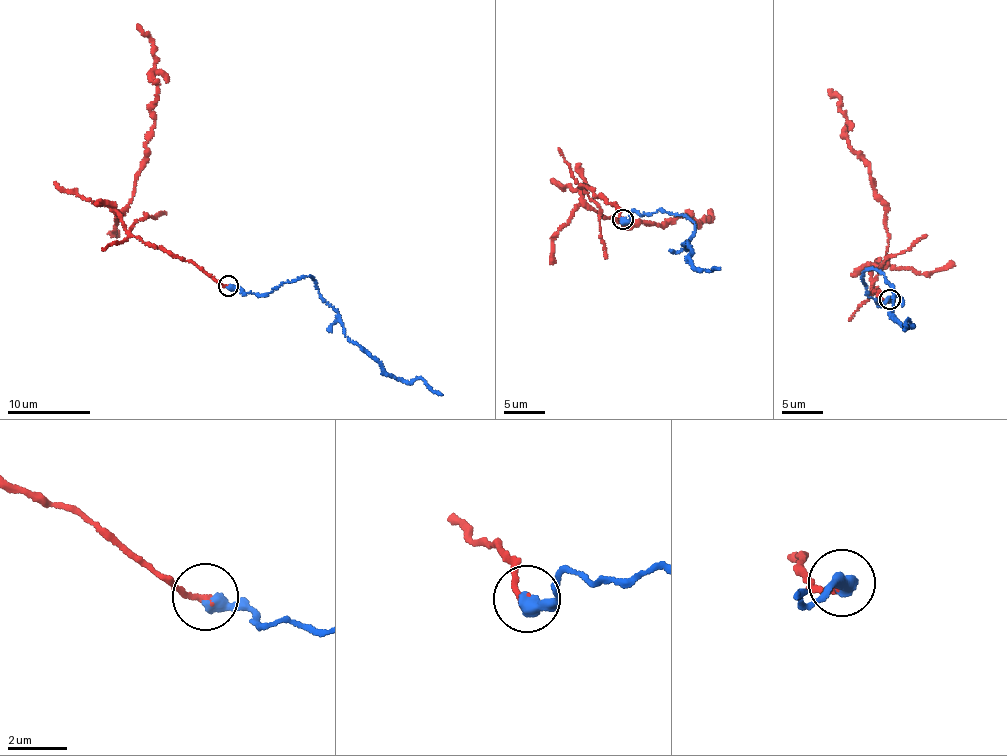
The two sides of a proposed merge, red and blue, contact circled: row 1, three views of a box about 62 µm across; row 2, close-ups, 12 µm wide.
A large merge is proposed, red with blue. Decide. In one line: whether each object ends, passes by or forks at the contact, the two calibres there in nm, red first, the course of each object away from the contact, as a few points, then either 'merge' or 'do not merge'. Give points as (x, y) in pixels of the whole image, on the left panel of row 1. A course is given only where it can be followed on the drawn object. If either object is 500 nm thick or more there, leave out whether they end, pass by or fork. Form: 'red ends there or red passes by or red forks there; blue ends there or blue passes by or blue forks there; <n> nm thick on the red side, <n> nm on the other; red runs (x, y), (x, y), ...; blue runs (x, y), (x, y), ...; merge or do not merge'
red ends there; blue ends there; 240 nm thick on the red side, 480 nm on the other; red runs (228, 285), (132, 234), (116, 211), (132, 197), (154, 117), (155, 61), (152, 44), (137, 24); blue runs (229, 285), (256, 295), (310, 277), (337, 313), (343, 333), (390, 375), (404, 382), (421, 378), (443, 395); do not merge

